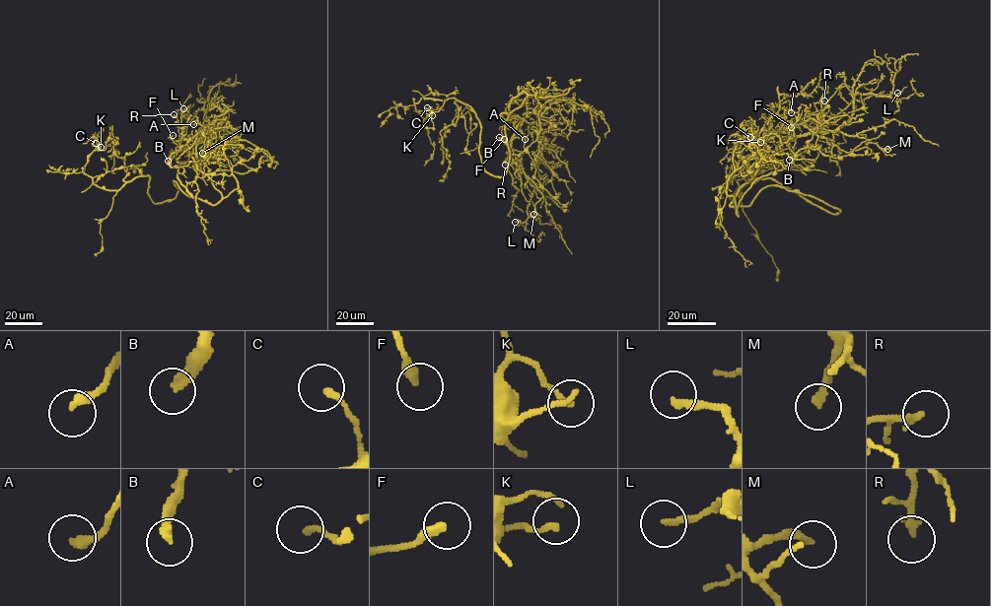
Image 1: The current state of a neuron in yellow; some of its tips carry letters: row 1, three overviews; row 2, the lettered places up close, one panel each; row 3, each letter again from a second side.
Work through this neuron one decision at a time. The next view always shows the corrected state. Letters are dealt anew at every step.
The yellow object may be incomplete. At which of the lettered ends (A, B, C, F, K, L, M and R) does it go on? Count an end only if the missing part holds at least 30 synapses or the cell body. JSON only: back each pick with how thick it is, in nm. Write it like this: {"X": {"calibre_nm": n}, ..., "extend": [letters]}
{"B": {"calibre_nm": 320}, "M": {"calibre_nm": 240}, "extend": ["B", "M"]}

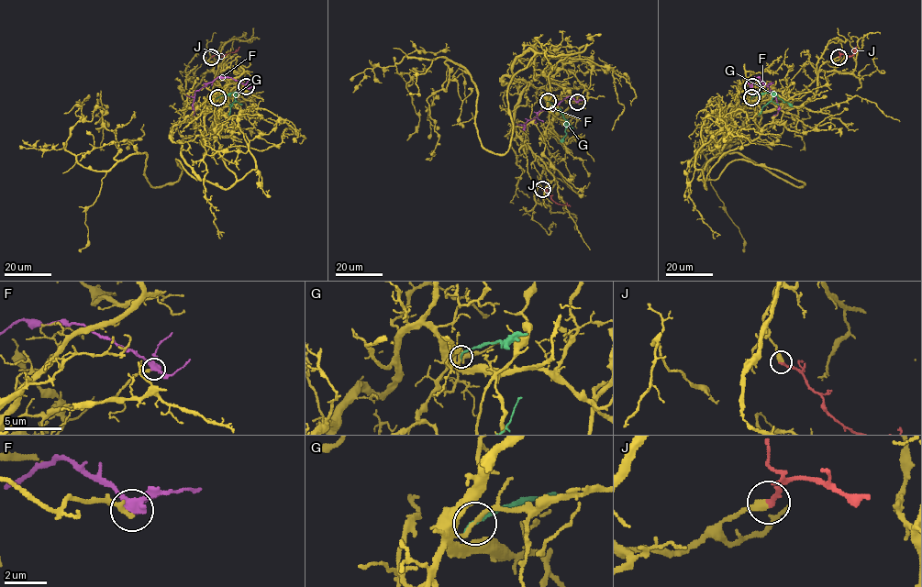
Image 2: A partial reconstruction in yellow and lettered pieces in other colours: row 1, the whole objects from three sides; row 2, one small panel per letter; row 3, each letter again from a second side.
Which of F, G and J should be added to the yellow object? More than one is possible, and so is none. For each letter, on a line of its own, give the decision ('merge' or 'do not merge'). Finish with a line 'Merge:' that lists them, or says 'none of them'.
F: do not merge
G: do not merge
J: merge
Merge: J

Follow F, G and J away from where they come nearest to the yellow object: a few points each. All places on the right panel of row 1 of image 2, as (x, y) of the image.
F: (751, 87), (747, 81), (750, 77), (760, 77), (772, 92), (778, 105), (777, 113), (772, 116)
G: (751, 98), (772, 94), (772, 98), (758, 116)
J: (838, 56), (851, 56), (856, 47)

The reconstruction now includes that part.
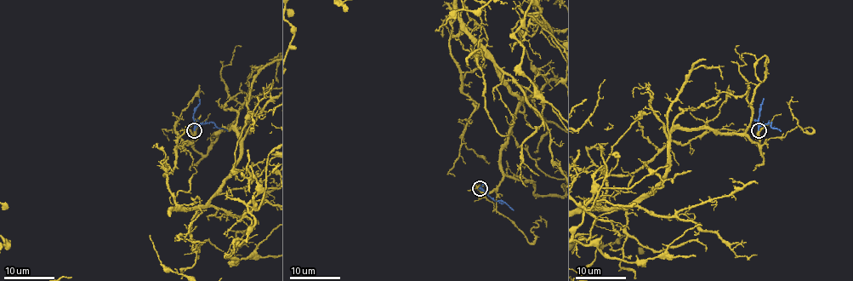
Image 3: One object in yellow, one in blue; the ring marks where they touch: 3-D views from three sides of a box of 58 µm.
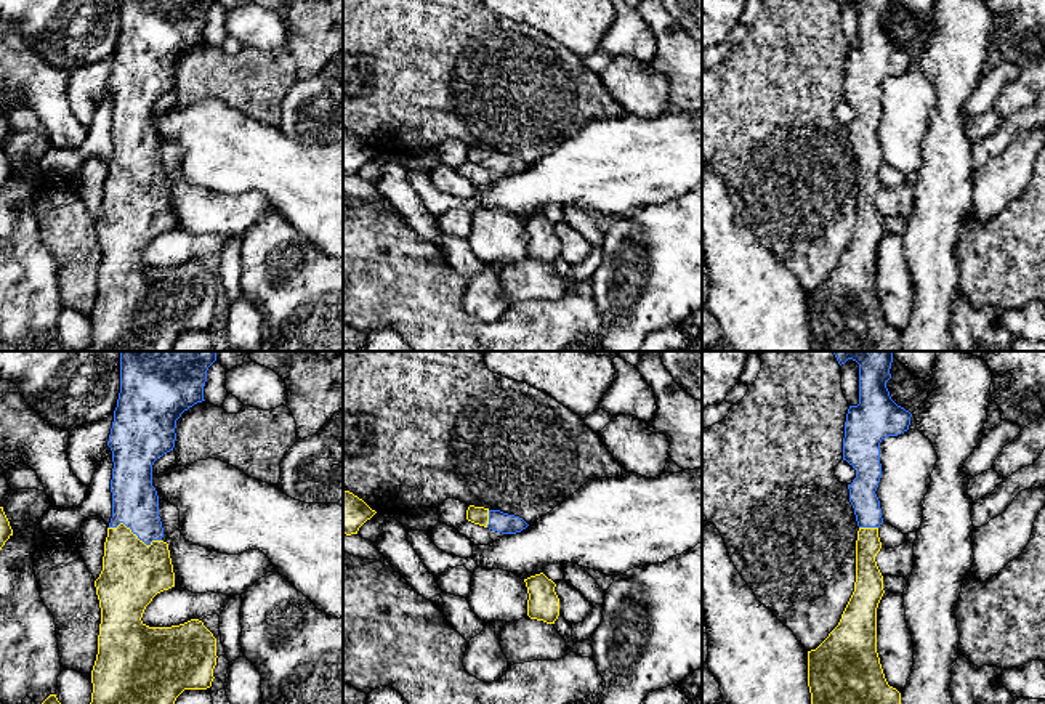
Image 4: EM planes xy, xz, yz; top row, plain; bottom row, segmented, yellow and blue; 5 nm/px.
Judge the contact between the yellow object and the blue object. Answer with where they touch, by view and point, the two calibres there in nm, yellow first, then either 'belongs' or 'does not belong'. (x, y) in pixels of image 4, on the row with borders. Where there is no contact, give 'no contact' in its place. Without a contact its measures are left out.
xy (135, 534) | 320/240 nm | belongs

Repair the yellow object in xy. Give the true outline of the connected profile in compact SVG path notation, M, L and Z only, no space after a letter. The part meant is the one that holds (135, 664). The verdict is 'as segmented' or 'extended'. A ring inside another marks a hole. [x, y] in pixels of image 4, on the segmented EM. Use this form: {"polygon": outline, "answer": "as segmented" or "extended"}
{"polygon": "M119 351L120 393L107 446L112 451L112 518L104 542L103 571L95 581L101 608L98 654L90 704L175 704L184 690L207 690L216 666L216 638L199 619L149 627L141 617L152 598L175 587L168 544L162 540L152 465L173 451L176 420L204 399L207 370L216 351Z", "answer": "extended"}

